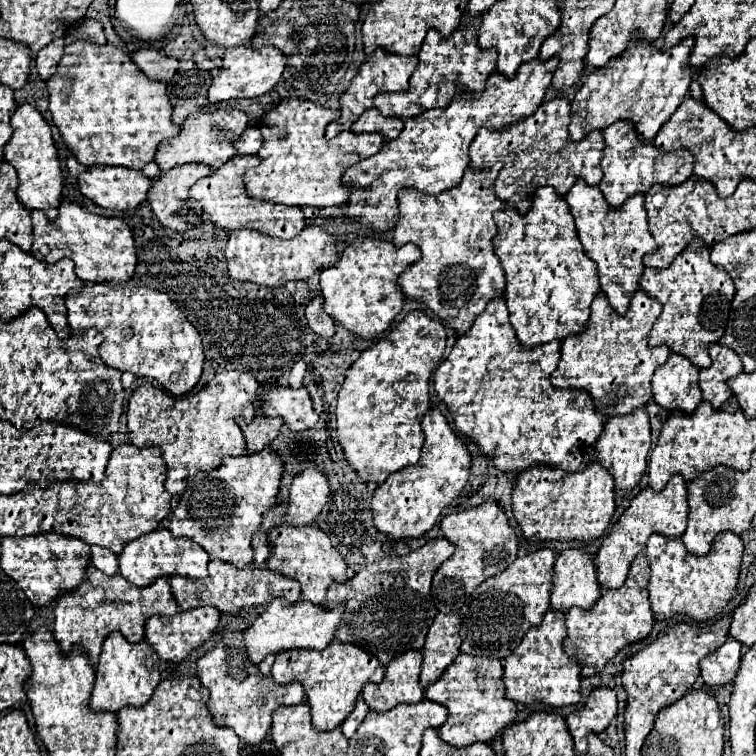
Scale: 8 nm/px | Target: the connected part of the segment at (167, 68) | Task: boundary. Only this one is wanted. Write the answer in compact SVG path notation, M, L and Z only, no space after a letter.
M140 48L132 54L132 60L138 64L138 68L150 78L150 80L160 80L168 82L178 70L178 60L160 54L154 48Z

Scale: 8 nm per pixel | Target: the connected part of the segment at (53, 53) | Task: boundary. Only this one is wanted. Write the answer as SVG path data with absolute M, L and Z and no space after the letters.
M56 38L36 54L36 70L44 80L48 80L54 74L60 58L64 54L62 50L64 50L64 40Z

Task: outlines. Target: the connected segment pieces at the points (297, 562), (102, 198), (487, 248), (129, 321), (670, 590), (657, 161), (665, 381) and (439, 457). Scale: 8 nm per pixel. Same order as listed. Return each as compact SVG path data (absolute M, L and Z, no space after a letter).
M278 524L268 530L268 542L272 546L272 554L266 560L266 568L274 568L294 580L302 586L302 600L308 600L312 604L324 604L326 590L332 582L342 582L348 578L346 574L346 562L340 556L338 550L330 544L328 534L324 534L316 526L290 526L290 524Z
M90 166L78 178L80 192L100 208L108 210L134 210L146 200L154 180L146 178L140 170L116 166Z
M468 168L462 176L462 182L450 190L444 190L436 196L418 192L416 188L404 188L398 192L398 222L392 230L392 244L402 246L406 242L412 242L420 248L422 256L414 264L410 264L402 274L400 274L400 286L404 290L404 296L424 302L438 318L448 322L456 334L460 336L466 332L472 322L476 320L478 314L484 312L486 304L494 298L504 296L504 274L500 270L498 256L494 254L492 238L496 236L496 222L494 222L494 212L504 208L504 202L498 200L492 192L494 178L498 176L500 168L490 168L490 170L474 170Z
M88 282L66 296L66 308L68 324L74 332L86 328L104 332L98 346L104 364L136 376L154 378L172 394L186 394L198 384L204 364L202 340L168 294L146 286Z
M720 532L712 542L710 552L704 556L690 554L680 538L652 534L648 538L646 556L652 568L648 594L654 616L658 620L664 620L674 614L686 614L698 622L706 622L718 616L728 600L736 594L742 550L742 540L734 532Z
M618 120L610 124L604 130L604 140L606 148L600 162L604 176L600 182L600 190L608 198L608 204L612 204L614 208L618 208L628 196L646 194L652 184L676 186L692 176L694 156L690 154L690 150L684 148L676 152L664 152L656 148L652 142L644 142L642 138L638 138L634 122L630 120Z
M670 354L668 360L652 376L654 402L674 412L694 412L702 402L702 390L698 386L698 366L694 366L682 354Z
M430 408L424 414L422 430L426 440L418 464L390 474L372 496L374 526L392 538L420 538L428 532L440 512L462 492L470 474L470 452L438 408Z

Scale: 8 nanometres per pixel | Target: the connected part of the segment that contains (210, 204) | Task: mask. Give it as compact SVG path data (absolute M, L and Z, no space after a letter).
M238 154L236 158L232 158L230 162L226 162L226 166L222 166L222 170L214 170L210 176L198 180L198 184L194 184L190 188L190 198L198 200L204 208L204 212L210 214L210 220L224 230L236 230L236 228L254 228L260 230L268 236L276 236L276 238L294 238L296 234L302 232L304 228L304 212L300 206L282 206L282 204L272 204L260 198L252 198L246 194L246 186L244 186L244 174L248 168L258 166L260 158L258 156L242 156Z

